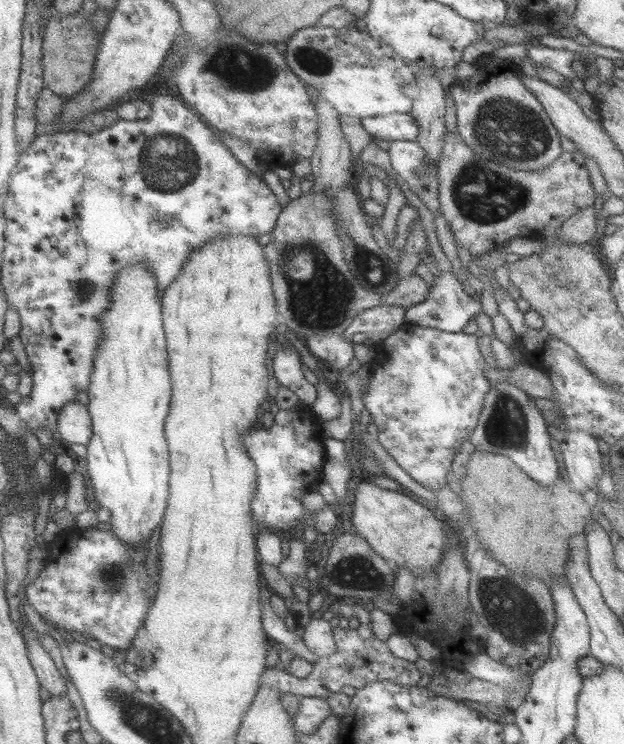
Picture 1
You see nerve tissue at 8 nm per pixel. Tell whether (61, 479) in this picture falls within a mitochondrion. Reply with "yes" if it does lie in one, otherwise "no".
no

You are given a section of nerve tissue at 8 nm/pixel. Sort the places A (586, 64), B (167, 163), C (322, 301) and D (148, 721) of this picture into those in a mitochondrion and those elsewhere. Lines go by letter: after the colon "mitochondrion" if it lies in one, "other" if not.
A: other
B: mitochondrion
C: mitochondrion
D: mitochondrion

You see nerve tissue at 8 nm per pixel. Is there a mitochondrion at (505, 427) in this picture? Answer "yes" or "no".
yes

